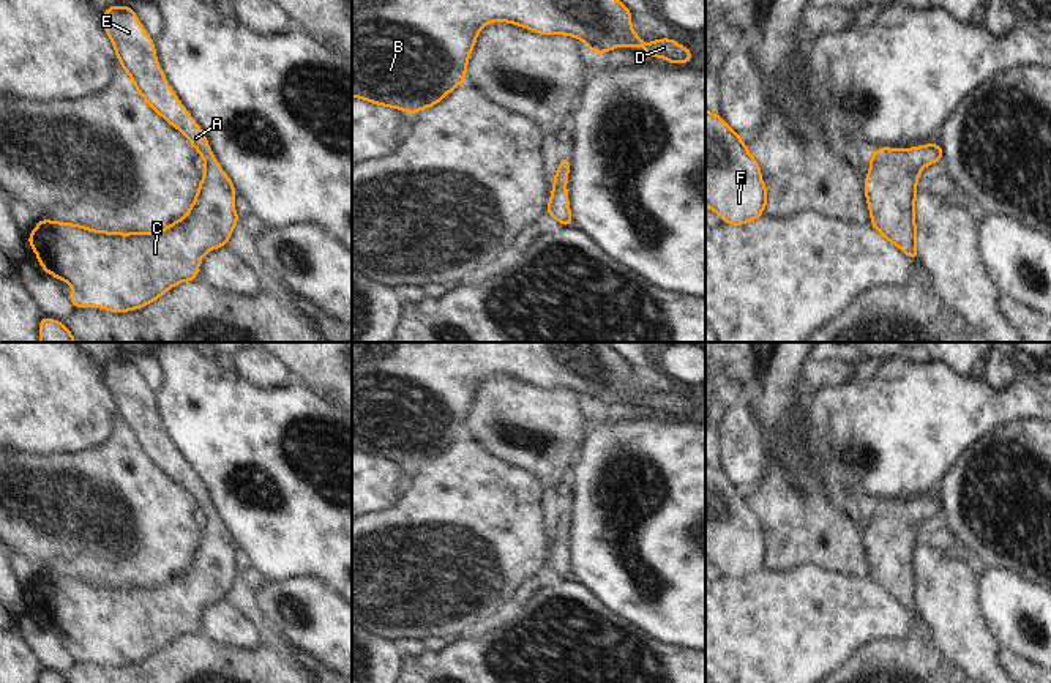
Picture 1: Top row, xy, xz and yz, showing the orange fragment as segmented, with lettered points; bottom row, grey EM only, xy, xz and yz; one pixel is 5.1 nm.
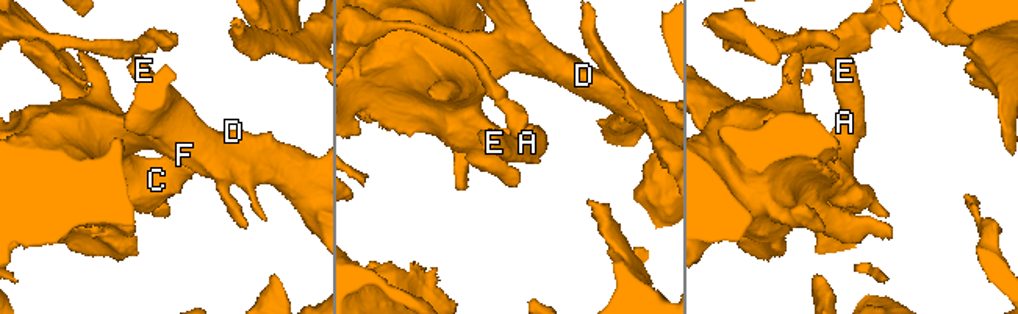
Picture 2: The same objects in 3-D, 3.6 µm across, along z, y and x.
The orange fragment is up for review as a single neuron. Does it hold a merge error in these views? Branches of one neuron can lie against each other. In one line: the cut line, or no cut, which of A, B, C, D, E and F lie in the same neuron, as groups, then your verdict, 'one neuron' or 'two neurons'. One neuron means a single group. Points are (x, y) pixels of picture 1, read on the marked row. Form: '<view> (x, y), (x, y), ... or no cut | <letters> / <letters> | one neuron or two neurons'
no cut | A B C D E F | one neuron

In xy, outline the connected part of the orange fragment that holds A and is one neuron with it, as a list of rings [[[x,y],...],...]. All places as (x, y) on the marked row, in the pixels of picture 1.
[[[109,6],[103,21],[117,60],[137,91],[189,139],[204,158],[205,175],[188,213],[163,230],[117,233],[41,218],[27,243],[47,274],[74,287],[68,295],[74,308],[125,312],[153,303],[183,281],[196,281],[204,254],[226,246],[240,218],[234,208],[232,180],[167,84],[155,43],[133,6]]]

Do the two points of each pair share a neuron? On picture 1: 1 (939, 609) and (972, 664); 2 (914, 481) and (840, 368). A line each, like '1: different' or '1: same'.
1: same
2: different

